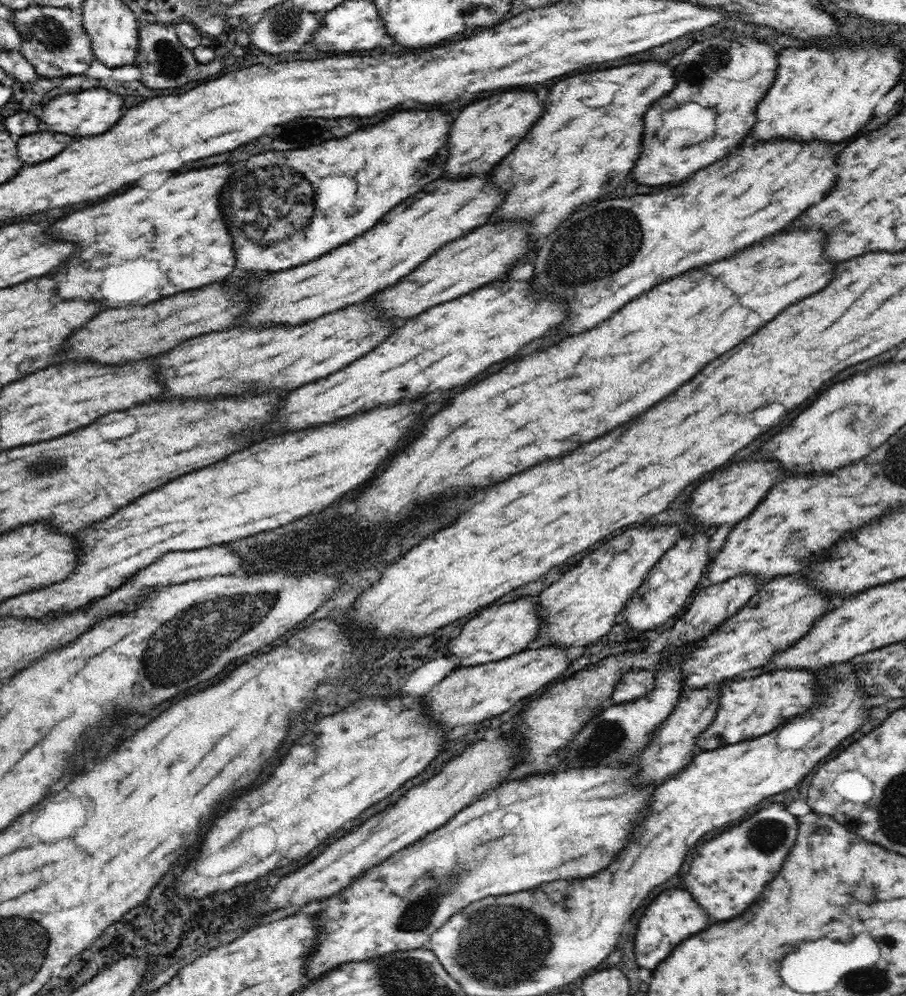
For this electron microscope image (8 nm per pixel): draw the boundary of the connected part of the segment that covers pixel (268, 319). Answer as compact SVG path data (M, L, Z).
M472 176L466 180L440 178L440 180L424 186L424 190L420 190L420 194L406 198L400 206L390 210L372 230L353 238L340 248L332 250L330 254L324 254L316 262L308 262L308 264L296 266L292 270L264 274L260 278L260 284L258 284L258 280L252 280L250 286L256 288L256 300L254 300L250 312L244 318L240 318L240 324L248 324L248 326L292 324L292 326L296 326L296 324L304 324L314 318L320 318L328 312L340 310L344 306L370 299L374 292L396 284L400 278L404 278L406 274L416 270L416 266L420 266L424 260L428 260L444 244L448 244L456 238L462 238L466 234L470 234L474 228L486 224L488 218L492 216L492 212L496 212L502 202L504 202L504 192L500 188L496 188L486 176L476 176L476 178Z

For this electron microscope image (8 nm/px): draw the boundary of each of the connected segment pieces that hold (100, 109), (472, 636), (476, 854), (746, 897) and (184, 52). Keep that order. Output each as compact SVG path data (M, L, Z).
M90 88L76 94L70 92L70 94L56 96L46 104L40 120L46 124L46 130L52 132L64 132L70 136L96 136L110 130L120 120L122 104L124 100L118 94L112 94L104 88Z
M530 596L516 604L504 604L498 610L496 608L482 610L476 618L464 624L462 634L448 644L450 654L460 658L460 666L476 666L492 660L502 660L526 650L527 644L534 641L538 628L542 626L542 621L536 613L538 608L536 602L538 602L538 596Z
M636 766L572 768L556 772L554 776L534 774L520 780L506 780L502 786L488 791L484 800L474 801L460 810L448 824L440 826L440 830L428 833L412 846L392 854L346 890L322 902L322 926L318 928L320 942L308 960L308 980L320 978L324 972L344 962L362 962L388 952L428 947L432 932L470 902L488 896L531 892L530 888L552 880L598 874L618 858L636 822L648 812L646 808L654 786L638 788L636 770Z
M770 804L747 820L722 832L718 838L702 844L692 858L690 872L686 874L686 890L700 906L708 910L714 920L730 920L748 910L764 892L768 882L774 880L790 854L799 824L782 804Z
M140 22L138 52L134 64L140 69L140 81L148 88L180 88L192 80L210 80L210 74L220 74L224 66L231 64L224 61L224 57L215 58L212 63L200 64L193 55L193 51L186 48L177 35L175 24L166 26L159 22Z

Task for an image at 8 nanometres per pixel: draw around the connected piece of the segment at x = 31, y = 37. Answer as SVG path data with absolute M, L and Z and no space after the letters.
M32 3L23 9L14 9L12 15L12 23L20 33L21 42L20 51L24 58L34 66L39 76L46 78L66 77L73 74L82 74L84 70L90 66L92 59L95 58L91 40L86 33L83 25L82 9L70 7L57 7L50 5L39 5Z

